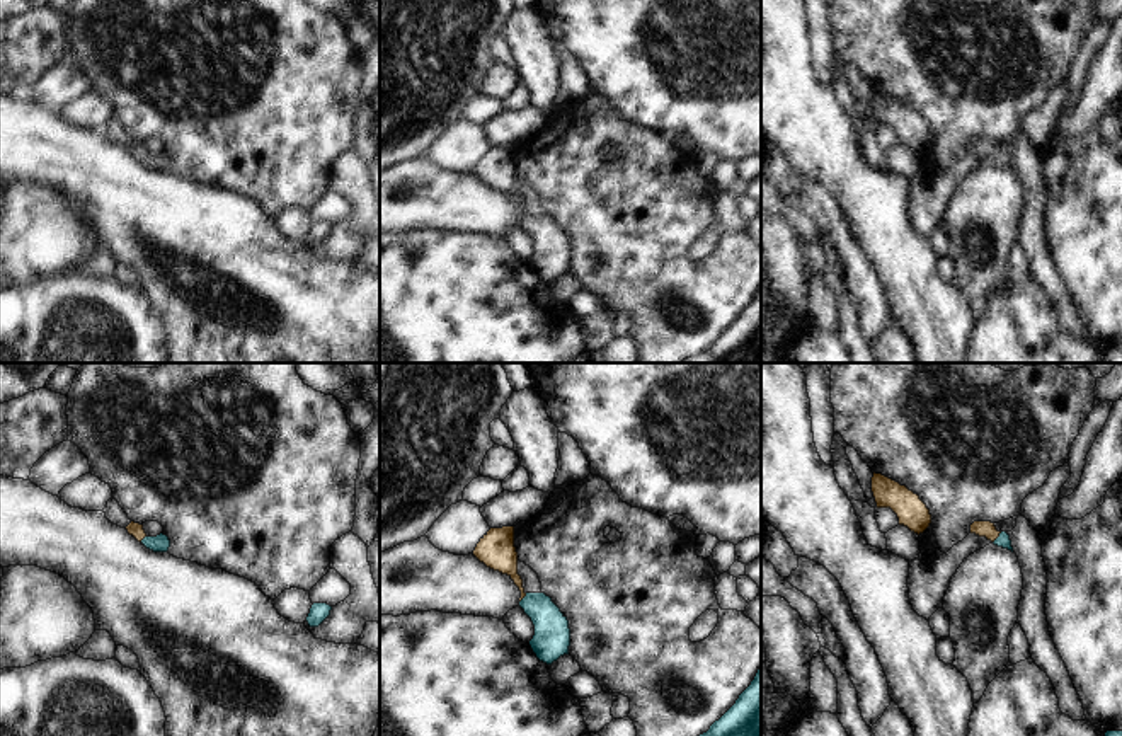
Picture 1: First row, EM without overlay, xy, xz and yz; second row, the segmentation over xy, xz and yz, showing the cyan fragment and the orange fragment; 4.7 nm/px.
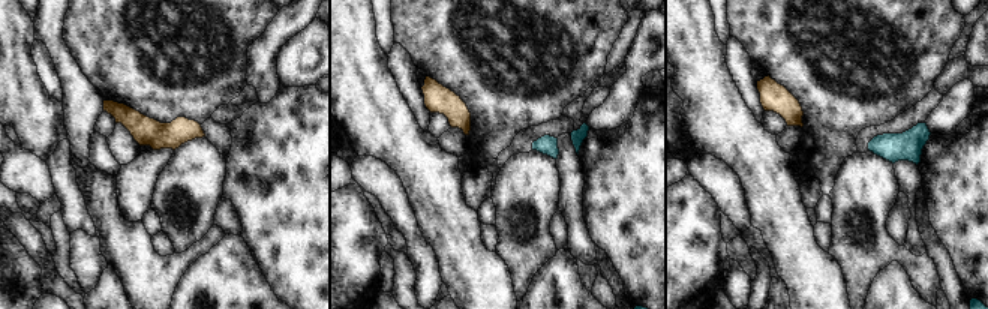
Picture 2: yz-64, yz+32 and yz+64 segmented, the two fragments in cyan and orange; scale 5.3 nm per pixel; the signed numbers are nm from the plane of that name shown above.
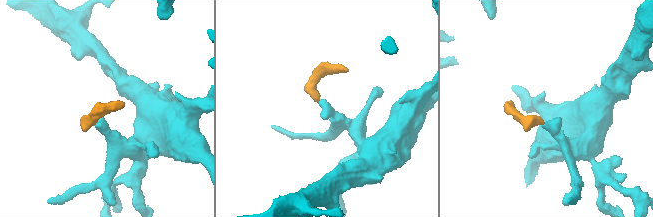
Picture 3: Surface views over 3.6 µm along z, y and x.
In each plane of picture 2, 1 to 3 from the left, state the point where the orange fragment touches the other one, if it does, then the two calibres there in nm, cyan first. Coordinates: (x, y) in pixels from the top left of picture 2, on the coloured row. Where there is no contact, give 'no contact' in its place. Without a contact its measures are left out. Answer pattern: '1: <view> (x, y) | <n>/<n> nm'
1: no contact
2: no contact
3: no contact

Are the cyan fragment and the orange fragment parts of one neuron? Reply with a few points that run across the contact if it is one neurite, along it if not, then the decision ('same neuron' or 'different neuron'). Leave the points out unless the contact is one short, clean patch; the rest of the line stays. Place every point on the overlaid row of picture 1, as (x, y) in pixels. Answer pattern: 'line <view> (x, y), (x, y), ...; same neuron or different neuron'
line yz (1003, 540), (998, 537), (983, 528); same neuron

